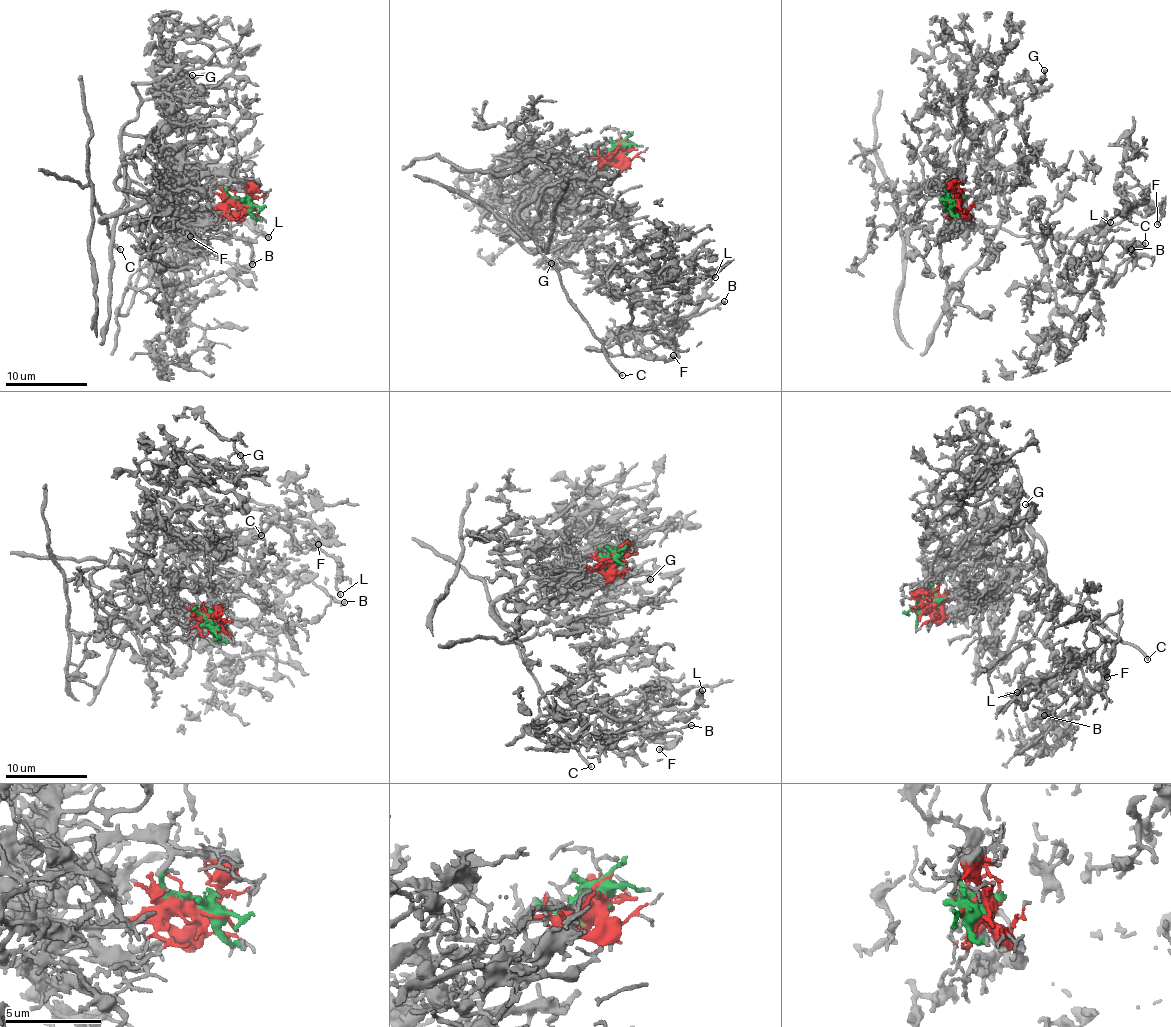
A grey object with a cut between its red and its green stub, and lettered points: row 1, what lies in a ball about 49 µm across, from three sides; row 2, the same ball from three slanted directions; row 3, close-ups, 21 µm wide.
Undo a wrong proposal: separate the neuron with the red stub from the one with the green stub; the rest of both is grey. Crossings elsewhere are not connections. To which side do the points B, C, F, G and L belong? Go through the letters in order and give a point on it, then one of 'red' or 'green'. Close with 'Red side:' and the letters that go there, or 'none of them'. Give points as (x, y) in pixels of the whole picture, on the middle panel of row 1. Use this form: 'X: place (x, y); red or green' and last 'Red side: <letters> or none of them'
B: place (724, 301); green
C: place (622, 375); red
F: place (673, 355); green
G: place (551, 263); green
L: place (715, 277); green
Red side: C

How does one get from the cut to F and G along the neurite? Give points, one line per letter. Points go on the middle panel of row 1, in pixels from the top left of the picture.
F: (616, 152), (540, 204), (600, 292), (621, 269), (624, 354), (672, 354)
G: (616, 152), (594, 151), (544, 218), (504, 235), (536, 231), (522, 242), (559, 247), (551, 262)

